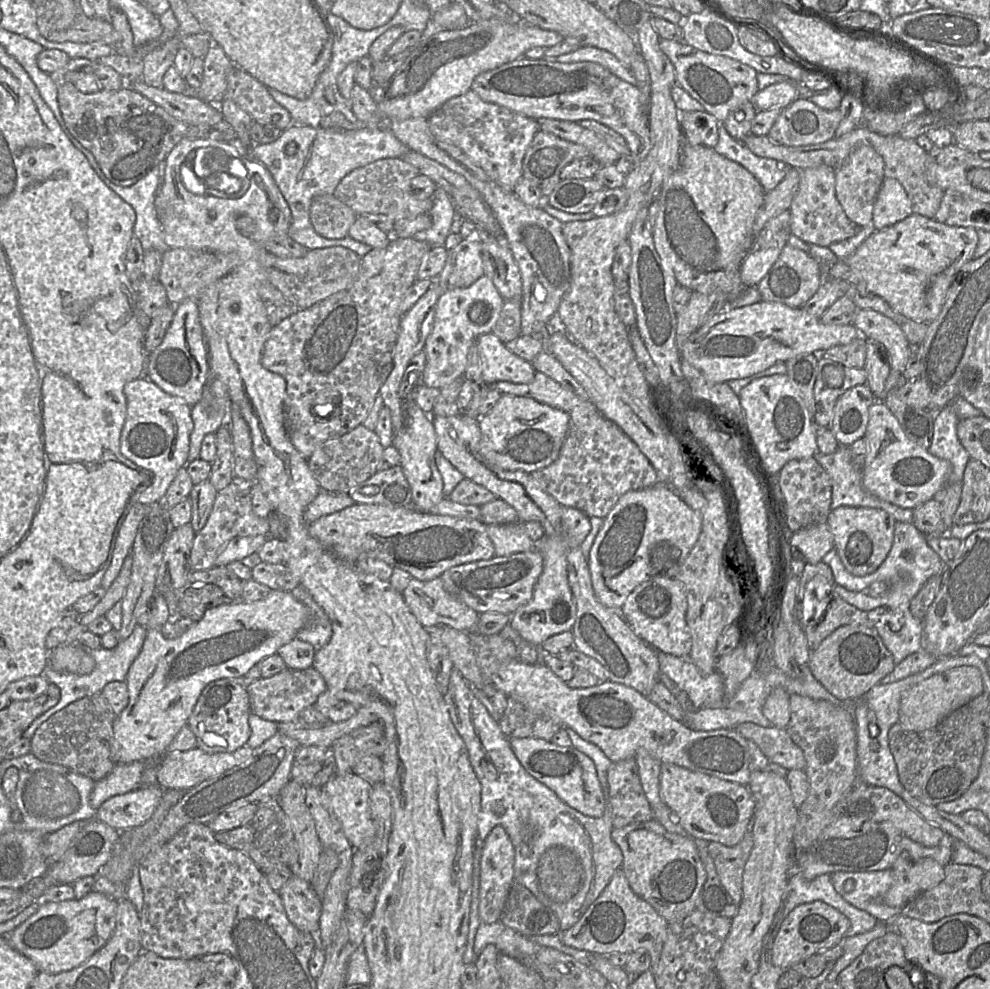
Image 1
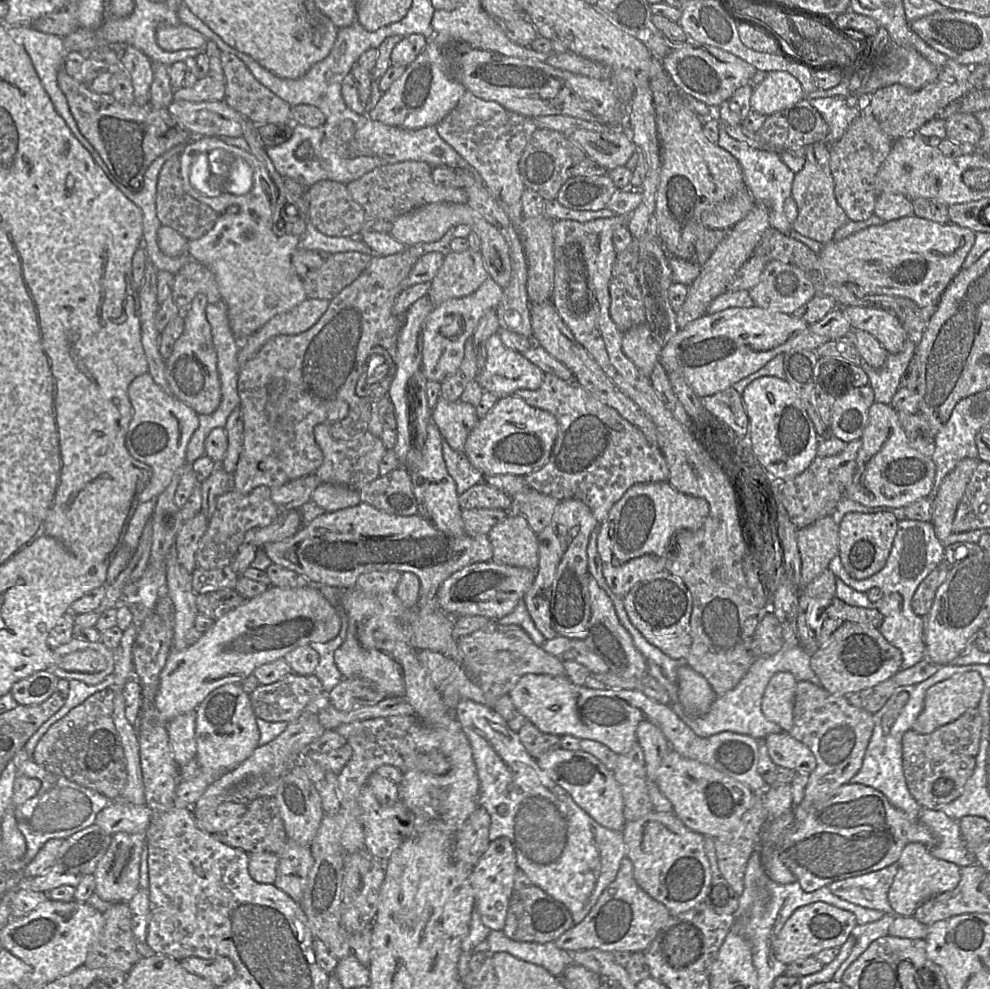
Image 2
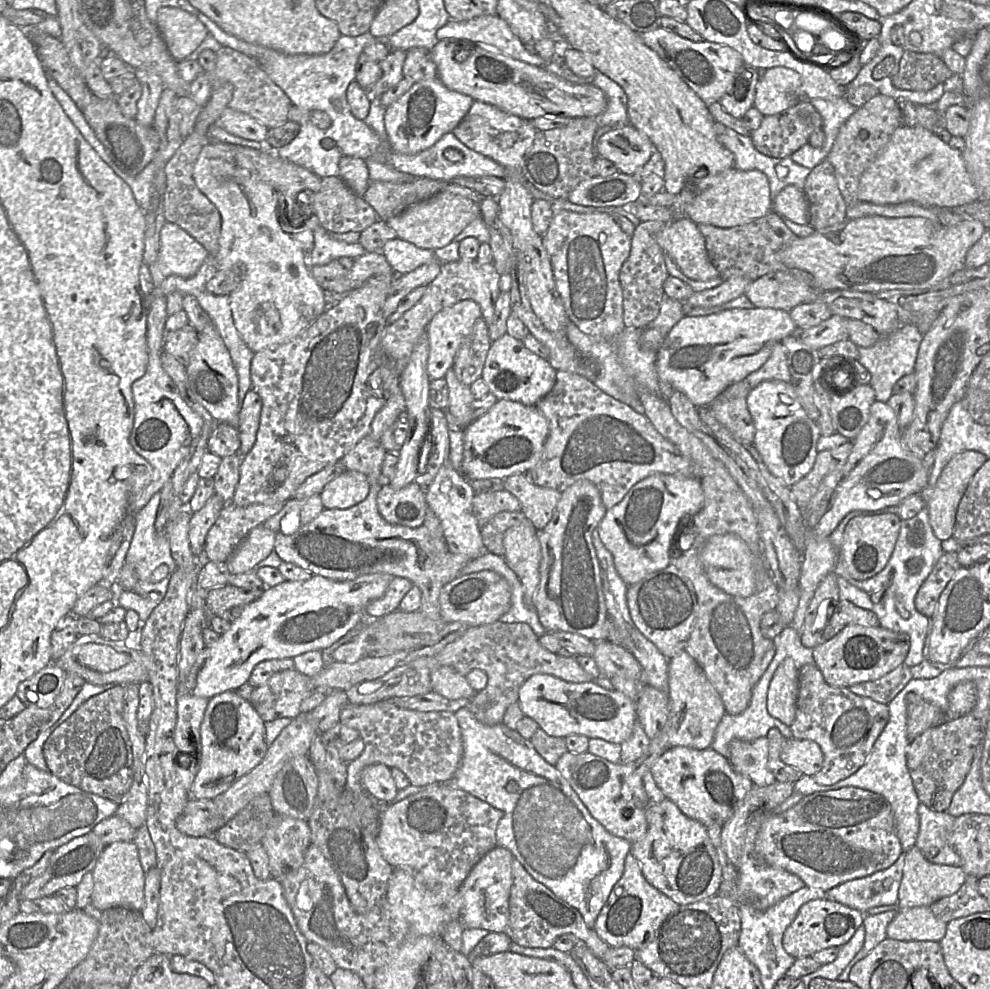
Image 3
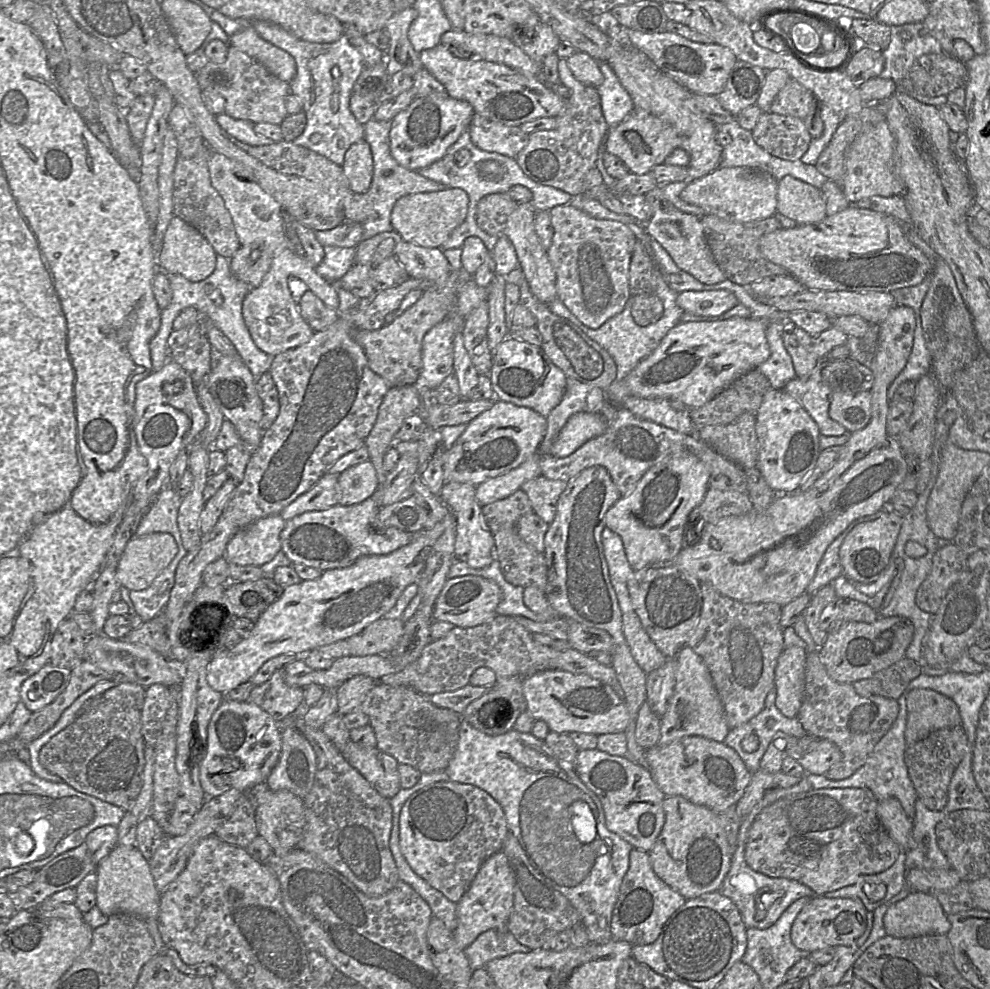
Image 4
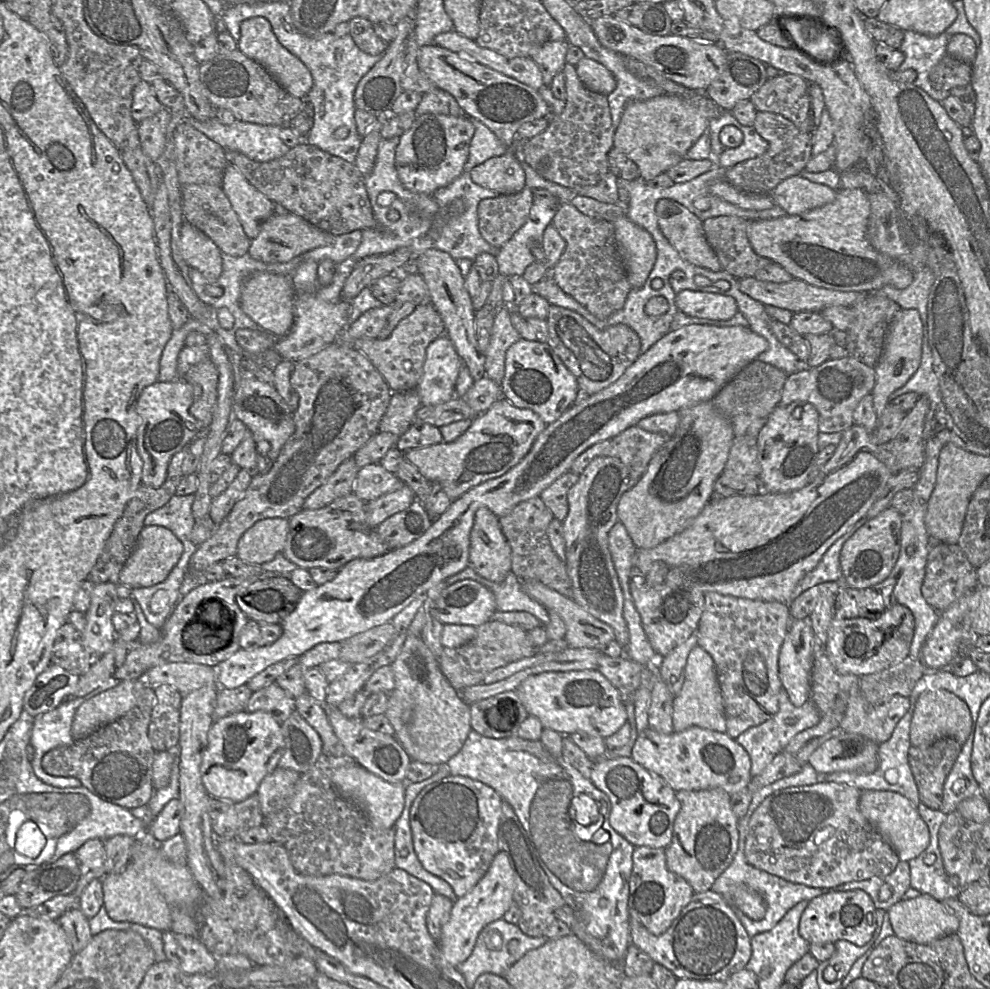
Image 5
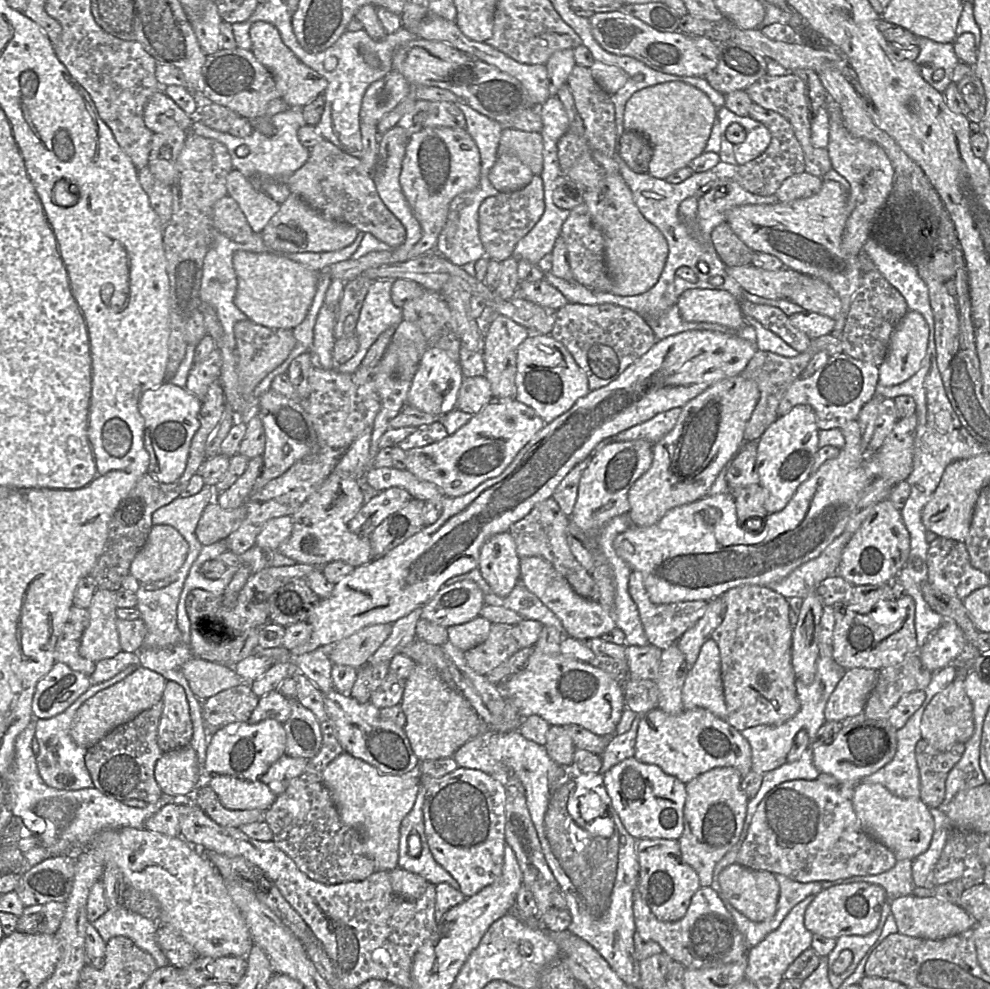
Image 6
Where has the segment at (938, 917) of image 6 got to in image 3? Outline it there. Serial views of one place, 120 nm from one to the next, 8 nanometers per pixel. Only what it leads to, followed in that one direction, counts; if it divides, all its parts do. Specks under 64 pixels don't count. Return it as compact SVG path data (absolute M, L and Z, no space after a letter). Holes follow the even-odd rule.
M929 907L900 909L886 928L890 939L899 941L940 942L945 936L947 923L935 917Z

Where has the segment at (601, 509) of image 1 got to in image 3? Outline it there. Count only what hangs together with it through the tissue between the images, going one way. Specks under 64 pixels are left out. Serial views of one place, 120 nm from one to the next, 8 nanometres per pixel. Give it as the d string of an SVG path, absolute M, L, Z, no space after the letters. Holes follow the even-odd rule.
M557 371L556 374L556 383L552 390L540 399L534 406L541 414L547 419L549 431L548 436L544 445L544 450L540 461L537 465L529 470L526 475L528 478L537 486L550 488L561 492L561 494L569 488L571 485L576 483L579 480L589 480L594 483L601 493L601 499L604 506L608 509L612 508L618 504L628 493L628 491L639 481L644 478L656 474L669 474L682 477L693 476L694 465L692 462L681 454L681 452L671 443L668 439L663 437L652 425L649 419L643 414L638 413L630 406L614 399L612 396L606 394L600 388L598 388L593 382L588 379L571 372L566 371Z

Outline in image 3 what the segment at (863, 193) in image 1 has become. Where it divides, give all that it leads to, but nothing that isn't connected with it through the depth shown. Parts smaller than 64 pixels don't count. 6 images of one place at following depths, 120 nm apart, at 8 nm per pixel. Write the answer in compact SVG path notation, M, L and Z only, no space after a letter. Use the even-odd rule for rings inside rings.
M882 94L874 96L863 106L857 108L841 125L834 145L826 159L834 168L838 188L848 205L845 220L877 215L888 218L924 217L933 223L940 224L937 216L938 208L929 208L913 202L874 204L858 200L858 186L862 173L882 151L896 128L902 125L903 116L899 101Z

